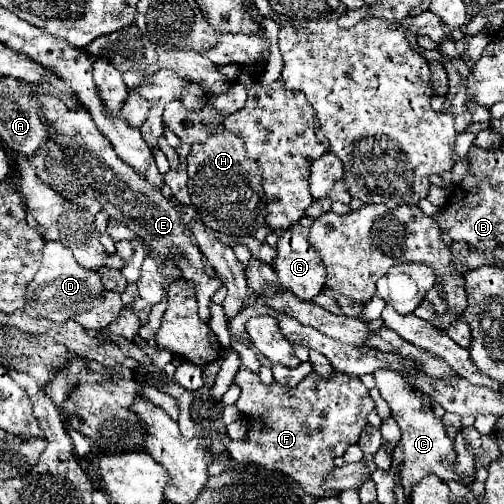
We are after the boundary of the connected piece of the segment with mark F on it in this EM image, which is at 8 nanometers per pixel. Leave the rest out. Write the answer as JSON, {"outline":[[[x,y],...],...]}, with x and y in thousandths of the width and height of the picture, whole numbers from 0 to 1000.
{"outline":[[[488,730],[472,734],[464,762],[476,770],[476,790],[464,806],[480,817],[496,849],[488,873],[460,873],[452,881],[456,909],[520,933],[552,933],[583,948],[603,976],[643,988],[647,972],[639,964],[659,948],[663,909],[679,905],[694,881],[706,881],[730,841],[726,825],[742,810],[730,770],[710,746],[675,738],[651,754],[619,738],[591,766],[571,770],[552,758],[524,762],[512,742]]]}

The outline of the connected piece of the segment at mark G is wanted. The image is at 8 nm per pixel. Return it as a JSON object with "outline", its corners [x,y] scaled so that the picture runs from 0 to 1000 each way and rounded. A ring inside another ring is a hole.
{"outline":[[[583,444],[571,456],[563,456],[556,464],[552,476],[552,508],[548,508],[548,524],[544,536],[552,540],[556,563],[575,575],[583,587],[591,587],[595,595],[619,595],[627,583],[639,579],[643,571],[643,556],[647,556],[647,528],[639,524],[639,512],[631,508],[631,500],[623,500],[623,492],[615,492],[611,484],[611,452]]]}

